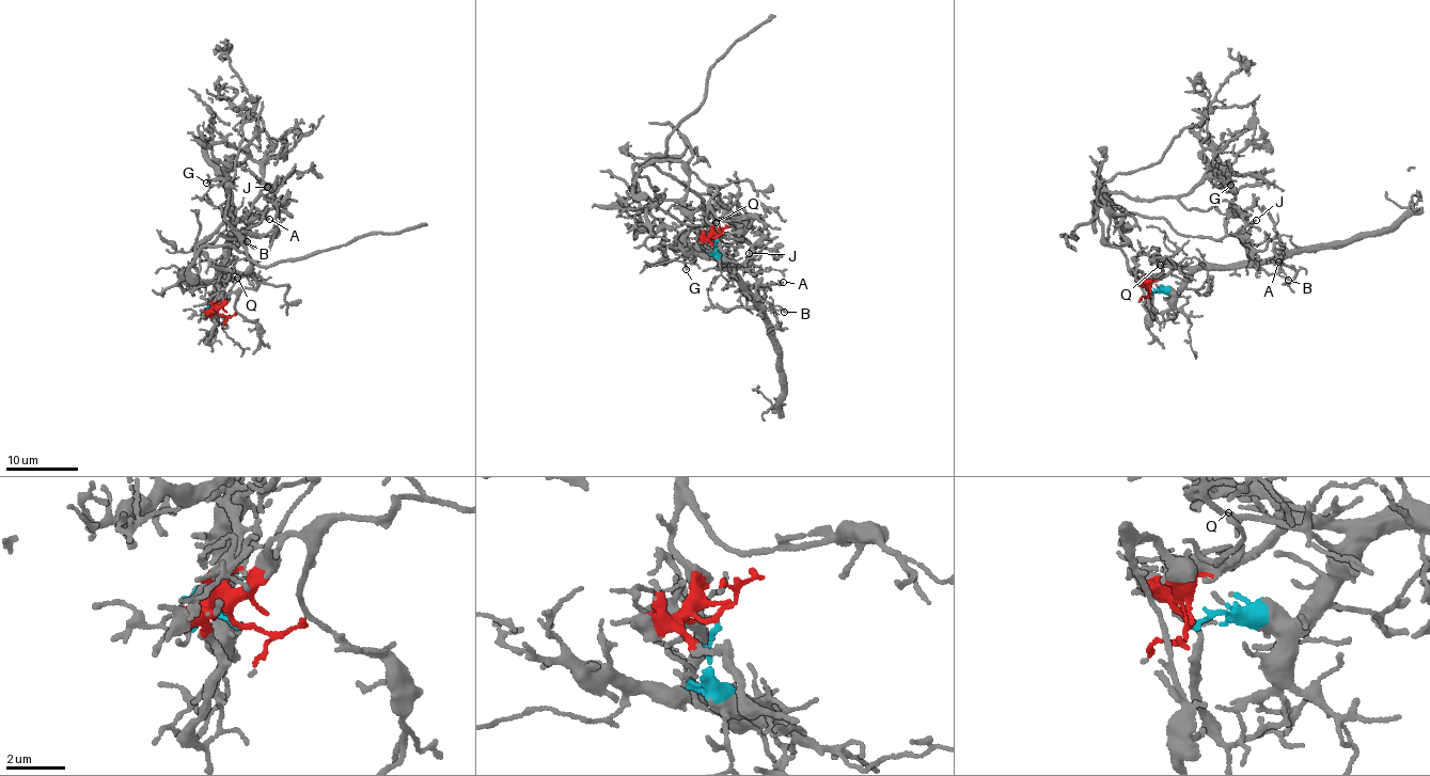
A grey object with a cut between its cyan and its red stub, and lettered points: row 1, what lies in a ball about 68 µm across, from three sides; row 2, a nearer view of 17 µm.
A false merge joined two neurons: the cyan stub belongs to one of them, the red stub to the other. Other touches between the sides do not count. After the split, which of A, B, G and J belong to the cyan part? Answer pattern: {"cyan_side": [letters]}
{"cyan_side": ["A", "B"]}

